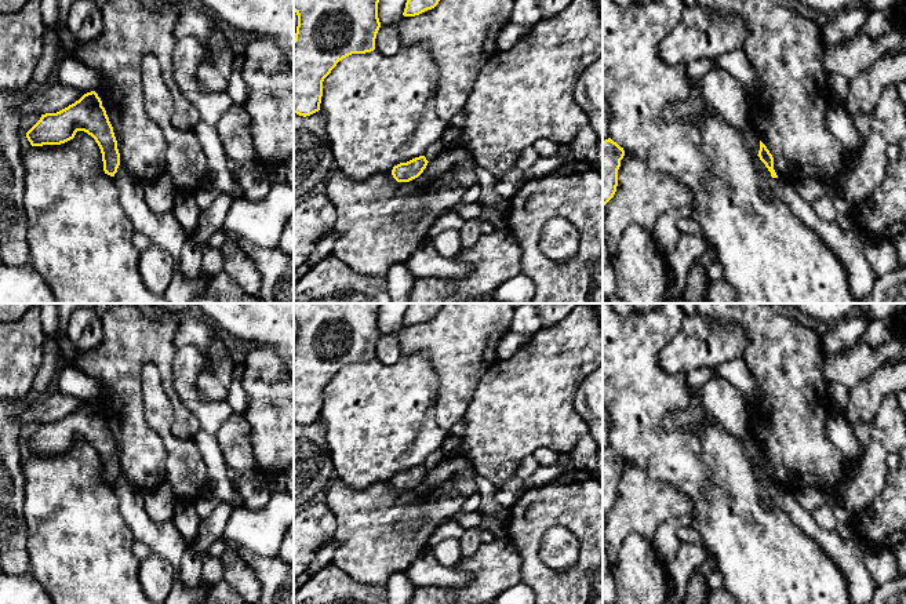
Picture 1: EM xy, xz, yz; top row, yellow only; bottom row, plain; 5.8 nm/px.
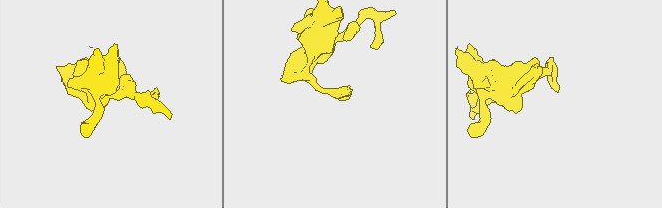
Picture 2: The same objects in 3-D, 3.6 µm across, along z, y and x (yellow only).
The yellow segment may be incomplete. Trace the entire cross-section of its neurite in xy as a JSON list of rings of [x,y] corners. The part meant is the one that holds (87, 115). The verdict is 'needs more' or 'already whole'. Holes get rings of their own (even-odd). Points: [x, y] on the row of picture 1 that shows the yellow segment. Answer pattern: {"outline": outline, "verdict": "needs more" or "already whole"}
{"outline": [[[95,91],[57,113],[41,114],[26,132],[32,146],[61,145],[74,138],[77,131],[91,135],[98,143],[105,174],[114,177],[120,165],[120,153],[113,127],[102,101]]], "verdict": "already whole"}

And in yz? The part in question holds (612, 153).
{"outline": [[[611,138],[603,142],[603,205],[605,205],[616,192],[618,170],[623,156],[623,148]]], "verdict": "already whole"}

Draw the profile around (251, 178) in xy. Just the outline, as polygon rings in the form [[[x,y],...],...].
[[[228,159],[228,168],[236,183],[243,189],[244,199],[262,200],[272,189],[272,182],[256,163],[239,164]]]

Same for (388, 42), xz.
[[[400,21],[392,25],[381,25],[375,39],[375,50],[390,57],[397,54],[401,48]]]

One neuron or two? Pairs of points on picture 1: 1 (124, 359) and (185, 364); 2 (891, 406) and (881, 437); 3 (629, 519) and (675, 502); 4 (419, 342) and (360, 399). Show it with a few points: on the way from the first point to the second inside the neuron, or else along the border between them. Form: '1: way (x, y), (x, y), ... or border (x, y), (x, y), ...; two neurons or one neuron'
1: border (177, 348), (173, 361), (173, 390), (175, 395); two neurons
2: way (890, 414), (890, 429); one neuron
3: way (640, 508), (647, 502), (663, 502); one neuron
4: border (403, 355), (425, 353), (435, 370); two neurons

